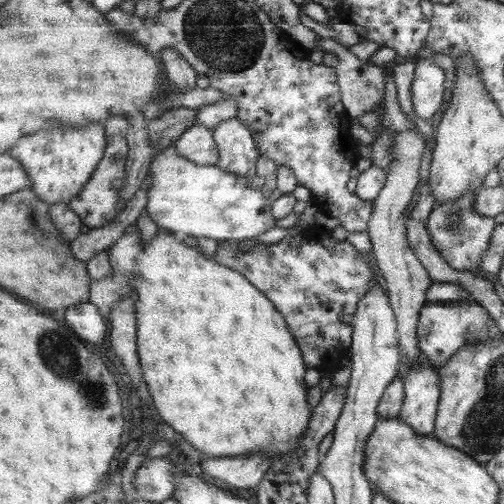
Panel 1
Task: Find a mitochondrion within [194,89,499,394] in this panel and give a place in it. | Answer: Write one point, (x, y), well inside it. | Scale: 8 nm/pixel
(453, 221)

